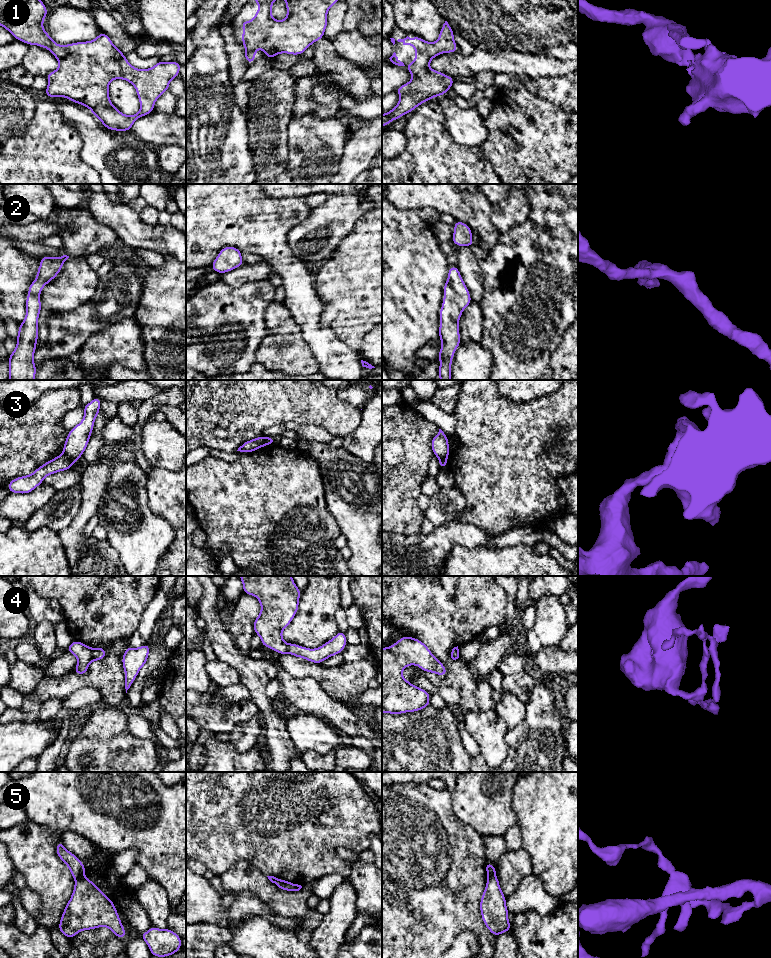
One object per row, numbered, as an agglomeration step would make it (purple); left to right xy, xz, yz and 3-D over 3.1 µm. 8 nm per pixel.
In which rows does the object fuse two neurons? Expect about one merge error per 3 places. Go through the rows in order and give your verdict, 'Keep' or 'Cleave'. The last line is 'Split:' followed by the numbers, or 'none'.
1: Keep
2: Keep
3: Cleave
4: Cleave
5: Cleave
Split: 3, 4, 5

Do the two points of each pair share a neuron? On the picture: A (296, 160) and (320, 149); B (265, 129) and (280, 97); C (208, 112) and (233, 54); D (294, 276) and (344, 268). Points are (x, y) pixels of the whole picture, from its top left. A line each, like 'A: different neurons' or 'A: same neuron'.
A: same neuron
B: same neuron
C: different neurons
D: different neurons

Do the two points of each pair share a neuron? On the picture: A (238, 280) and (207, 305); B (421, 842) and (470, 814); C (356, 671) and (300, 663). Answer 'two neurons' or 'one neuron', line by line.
A: two neurons
B: two neurons
C: one neuron

